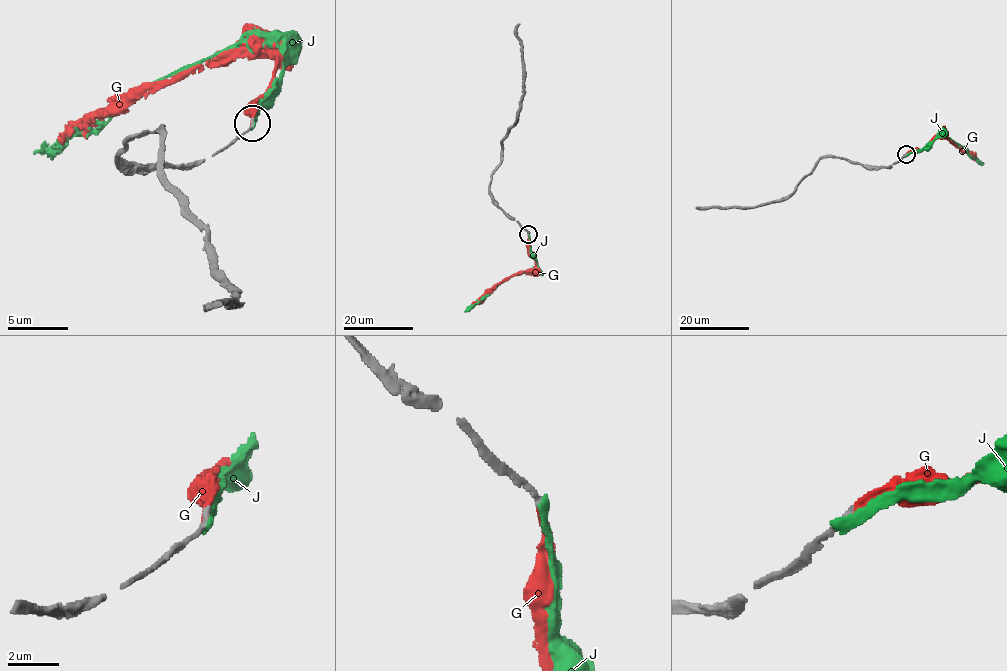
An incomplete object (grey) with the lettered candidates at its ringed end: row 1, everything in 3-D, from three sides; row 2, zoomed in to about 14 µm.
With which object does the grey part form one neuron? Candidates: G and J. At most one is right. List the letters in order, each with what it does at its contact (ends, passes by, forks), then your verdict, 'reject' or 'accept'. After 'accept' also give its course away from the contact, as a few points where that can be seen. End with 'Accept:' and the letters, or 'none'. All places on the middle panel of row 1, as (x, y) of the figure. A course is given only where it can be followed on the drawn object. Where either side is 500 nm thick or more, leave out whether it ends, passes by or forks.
G: it ends; accept; course (528, 233), (528, 251), (535, 261), (535, 268), (507, 278), (472, 304)
J: it ends; reject
Accept: G

